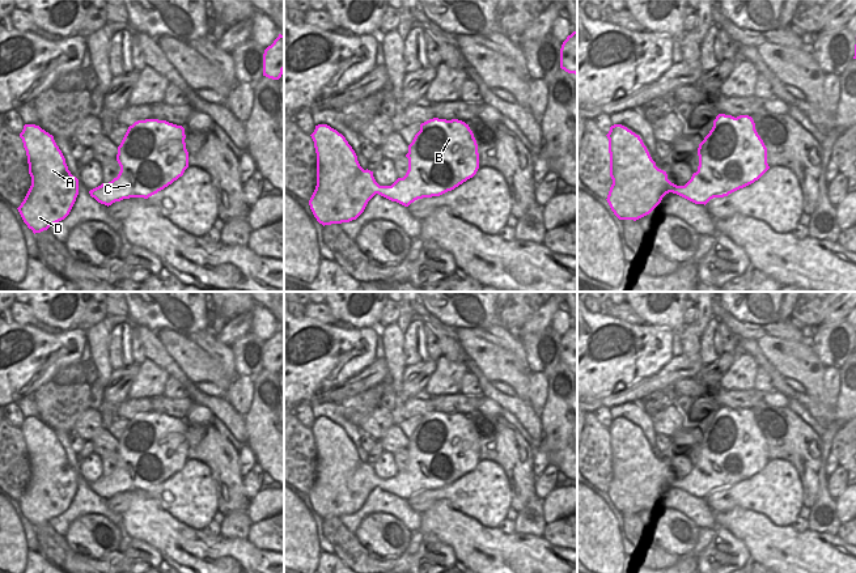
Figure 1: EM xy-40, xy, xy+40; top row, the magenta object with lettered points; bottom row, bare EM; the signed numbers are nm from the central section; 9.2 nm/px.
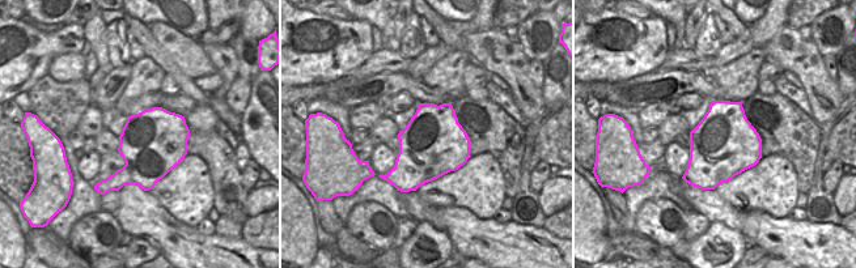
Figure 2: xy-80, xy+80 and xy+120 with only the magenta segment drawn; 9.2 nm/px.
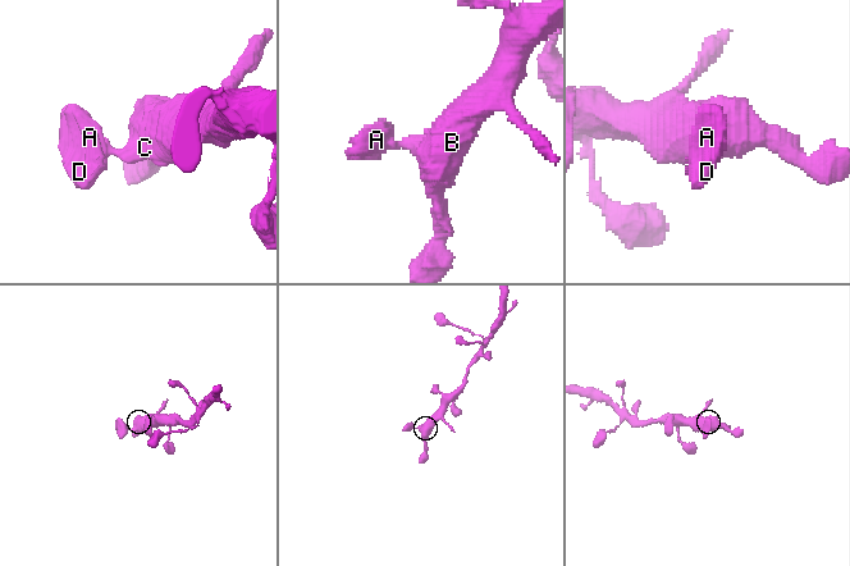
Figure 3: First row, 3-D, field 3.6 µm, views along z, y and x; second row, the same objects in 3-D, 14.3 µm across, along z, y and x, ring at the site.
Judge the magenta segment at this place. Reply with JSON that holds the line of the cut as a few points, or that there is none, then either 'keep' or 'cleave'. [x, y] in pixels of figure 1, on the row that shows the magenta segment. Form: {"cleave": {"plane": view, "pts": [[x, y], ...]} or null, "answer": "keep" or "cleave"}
{"cleave": null, "answer": "keep"}

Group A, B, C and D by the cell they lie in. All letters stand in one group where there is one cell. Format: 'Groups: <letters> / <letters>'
Groups: A B C D.

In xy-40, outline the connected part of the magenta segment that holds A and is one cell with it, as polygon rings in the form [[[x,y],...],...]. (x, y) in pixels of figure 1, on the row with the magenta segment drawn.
[[[35,124],[20,133],[27,156],[31,186],[17,208],[33,233],[64,220],[79,195],[79,179],[71,174],[54,136]]]

